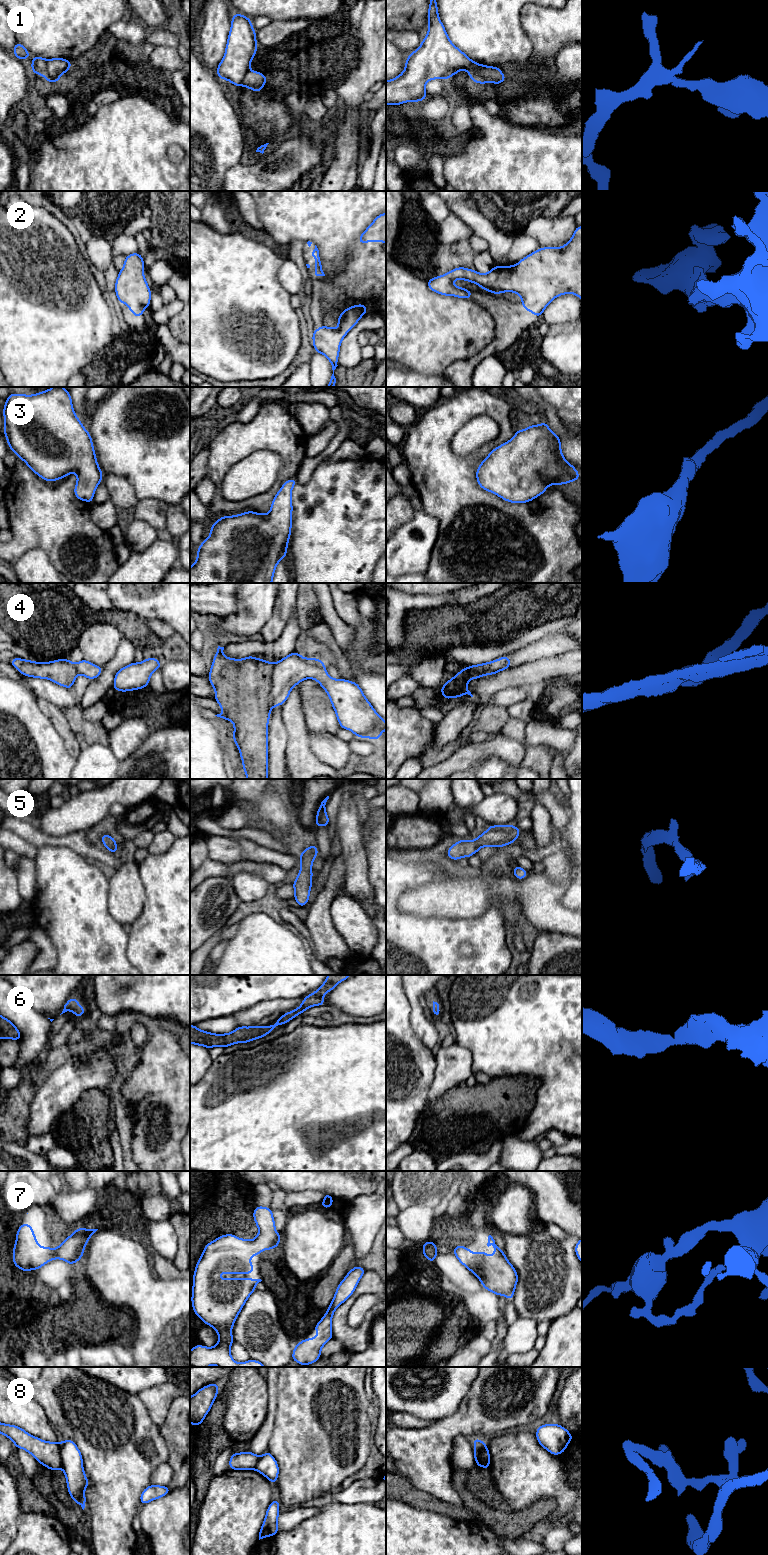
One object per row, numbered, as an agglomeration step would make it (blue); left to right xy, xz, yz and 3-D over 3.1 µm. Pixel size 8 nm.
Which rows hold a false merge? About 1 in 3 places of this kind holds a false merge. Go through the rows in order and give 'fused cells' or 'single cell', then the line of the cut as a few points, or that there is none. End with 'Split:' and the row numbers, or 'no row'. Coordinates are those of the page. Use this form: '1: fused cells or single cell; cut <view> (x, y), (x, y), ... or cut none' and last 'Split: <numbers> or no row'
1: fused cells; cut xz (248, 69), (241, 84)
2: single cell; cut none
3: single cell; cut none
4: fused cells; cut xz (274, 664), (271, 680), (272, 706)
5: single cell; cut none
6: single cell; cut none
7: single cell; cut none
8: fused cells; cut yz (481, 1440), (480, 1455), (484, 1467)
Split: 1, 4, 8

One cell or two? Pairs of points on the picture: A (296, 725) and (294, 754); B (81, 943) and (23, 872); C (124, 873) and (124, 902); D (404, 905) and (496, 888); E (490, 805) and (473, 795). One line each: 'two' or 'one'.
A: one
B: two
C: one
D: one
E: two

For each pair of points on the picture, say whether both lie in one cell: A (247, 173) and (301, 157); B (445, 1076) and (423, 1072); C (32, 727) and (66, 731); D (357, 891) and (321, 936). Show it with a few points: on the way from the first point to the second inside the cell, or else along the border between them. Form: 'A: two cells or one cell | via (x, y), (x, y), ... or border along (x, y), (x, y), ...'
A: one cell | via (260, 174), (274, 174), (288, 165)
B: two cells | border along (435, 1057), (435, 1072), (427, 1097)
C: two cells | border along (42, 711), (62, 738), (67, 751)
D: two cells | border along (346, 869), (343, 892)

